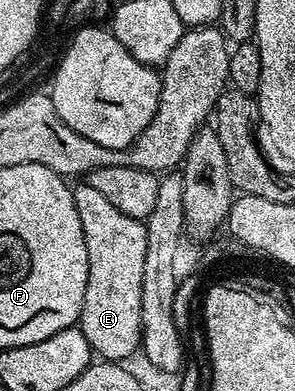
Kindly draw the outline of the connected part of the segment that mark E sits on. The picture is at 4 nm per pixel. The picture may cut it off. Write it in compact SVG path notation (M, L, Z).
M88 182L73 188L75 210L79 210L79 222L83 222L83 238L87 246L87 294L83 294L83 310L79 327L87 338L89 347L102 361L125 362L128 356L138 355L141 346L141 299L143 298L143 262L147 258L147 230L144 223L127 218L123 210L111 206L111 202Z

